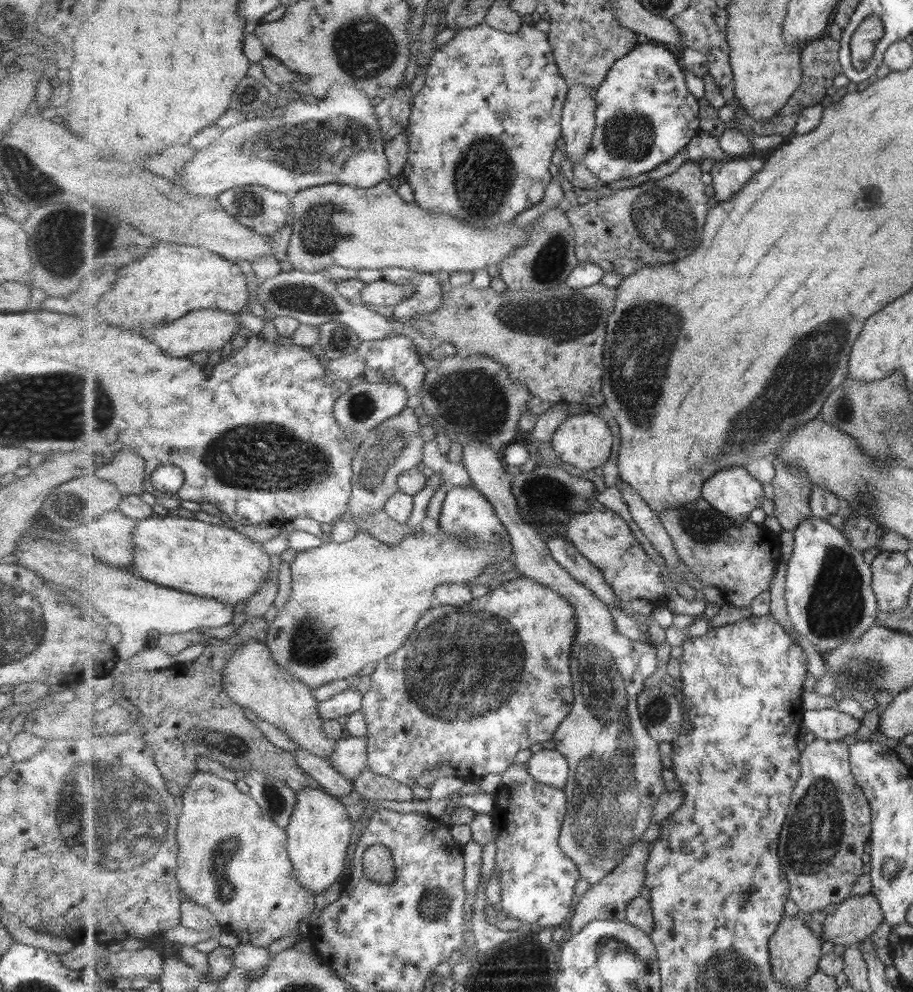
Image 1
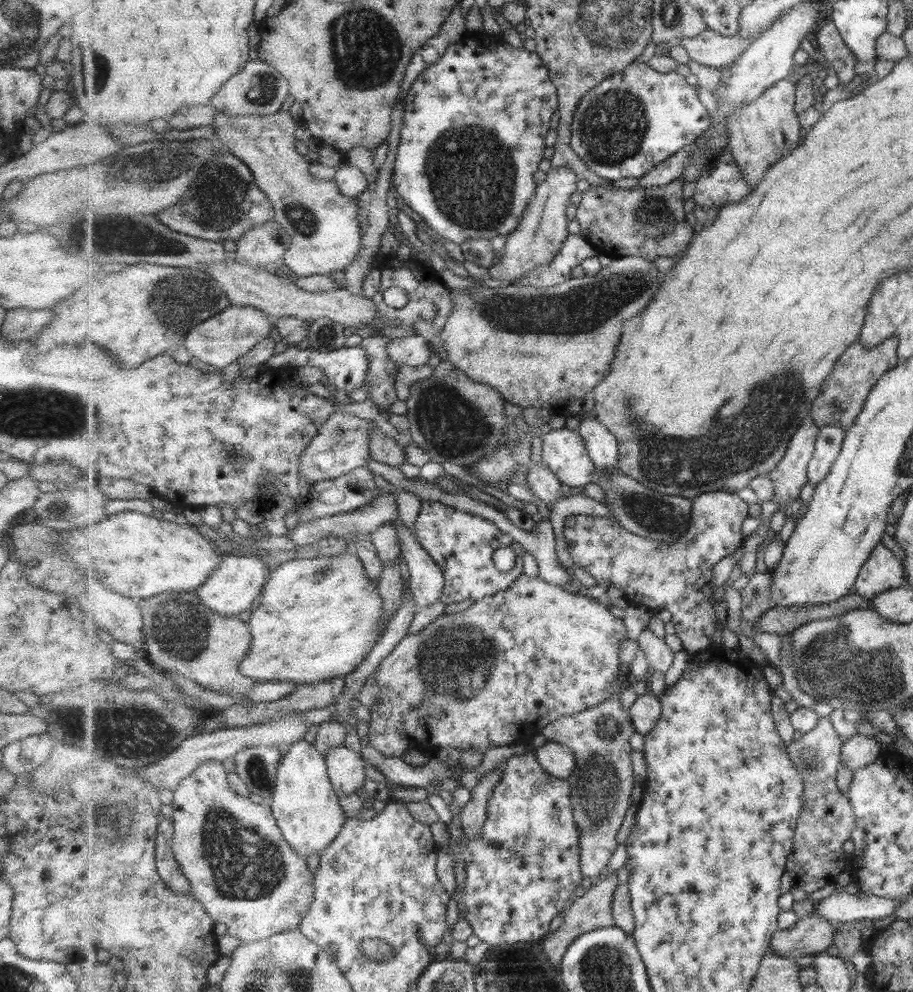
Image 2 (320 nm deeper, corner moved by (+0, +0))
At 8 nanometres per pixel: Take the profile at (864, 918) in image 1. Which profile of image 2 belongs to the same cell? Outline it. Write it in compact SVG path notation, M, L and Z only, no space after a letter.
M815 913L802 917L800 921L787 930L777 930L771 939L771 949L783 958L814 956L833 946L834 936L838 930L833 921Z

